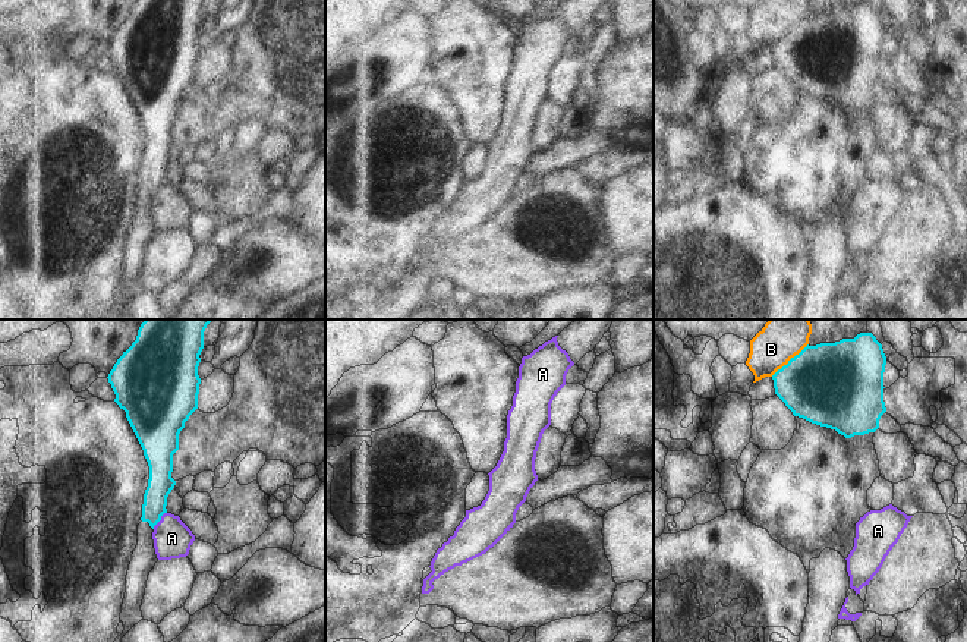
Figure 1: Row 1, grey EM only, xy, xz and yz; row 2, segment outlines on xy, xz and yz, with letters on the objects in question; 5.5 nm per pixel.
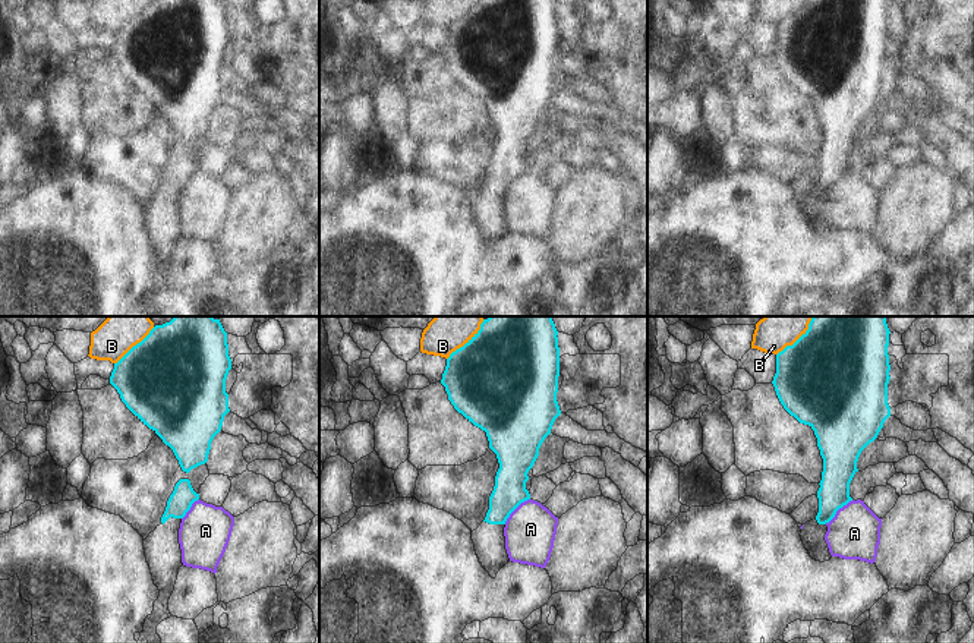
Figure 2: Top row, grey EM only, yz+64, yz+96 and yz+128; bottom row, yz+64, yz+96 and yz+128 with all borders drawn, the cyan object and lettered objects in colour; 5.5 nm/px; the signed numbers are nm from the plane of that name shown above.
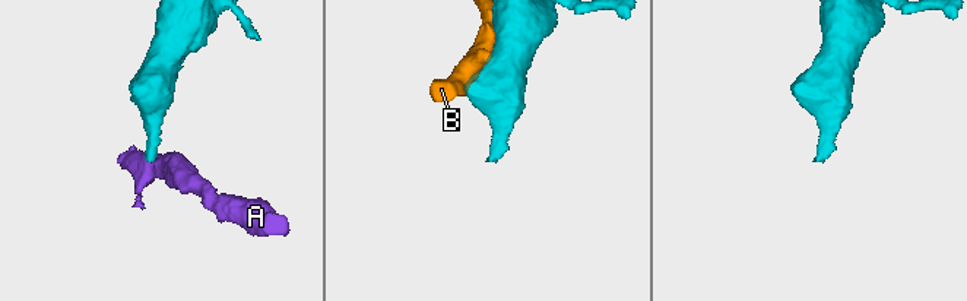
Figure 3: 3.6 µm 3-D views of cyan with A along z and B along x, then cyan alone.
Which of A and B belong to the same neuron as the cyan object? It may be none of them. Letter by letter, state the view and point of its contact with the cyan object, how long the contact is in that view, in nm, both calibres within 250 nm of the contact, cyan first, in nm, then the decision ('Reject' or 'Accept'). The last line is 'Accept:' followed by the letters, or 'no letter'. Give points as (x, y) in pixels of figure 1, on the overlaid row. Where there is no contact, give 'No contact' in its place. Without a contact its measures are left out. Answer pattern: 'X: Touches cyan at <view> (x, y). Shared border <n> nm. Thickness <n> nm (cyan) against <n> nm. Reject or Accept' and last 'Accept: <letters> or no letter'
A: Touches cyan at xy (160, 519). Shared border 120 nm. Thickness 140 nm (cyan) against 200 nm. Reject
B: Touches cyan at yz (788, 361). Shared border 280 nm. Thickness 460 nm (cyan) against 240 nm. Reject
Accept: no letter.

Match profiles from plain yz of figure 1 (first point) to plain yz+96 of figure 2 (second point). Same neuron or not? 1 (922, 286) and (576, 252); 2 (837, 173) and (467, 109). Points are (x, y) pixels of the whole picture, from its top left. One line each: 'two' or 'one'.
1: two
2: two

